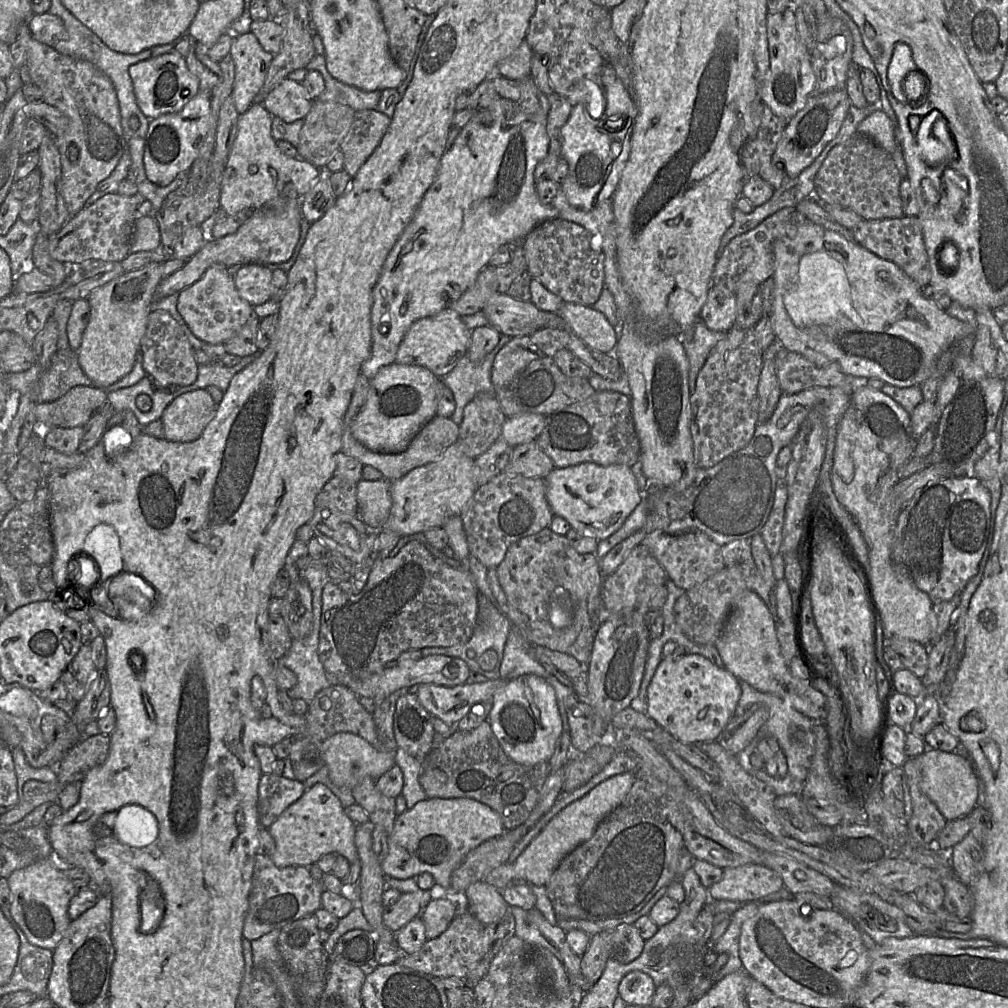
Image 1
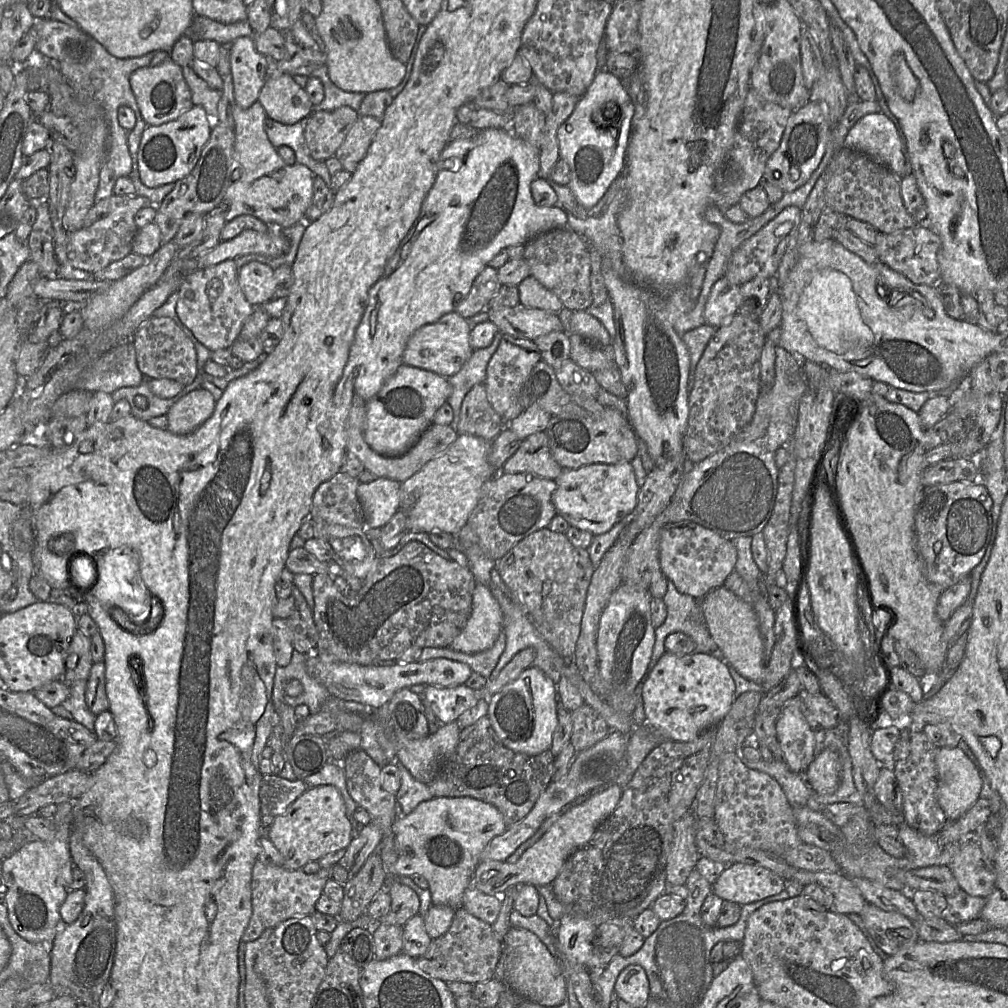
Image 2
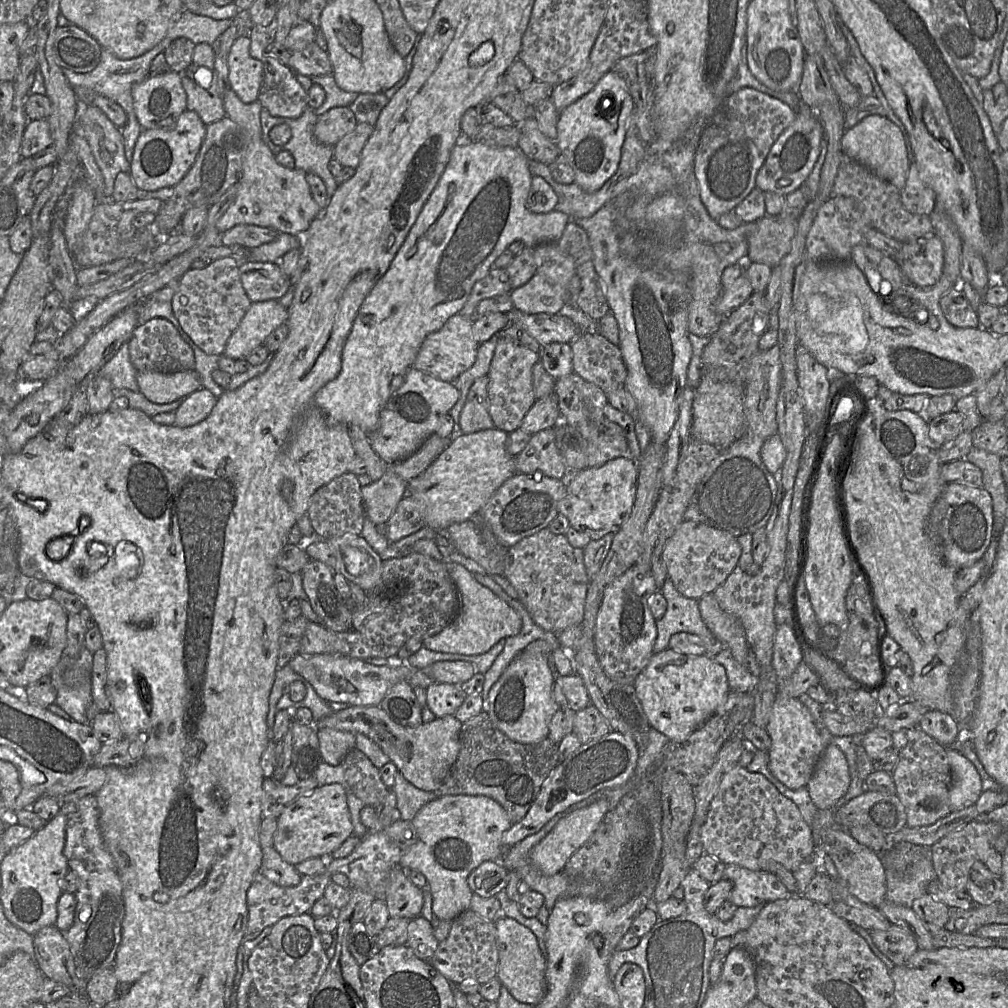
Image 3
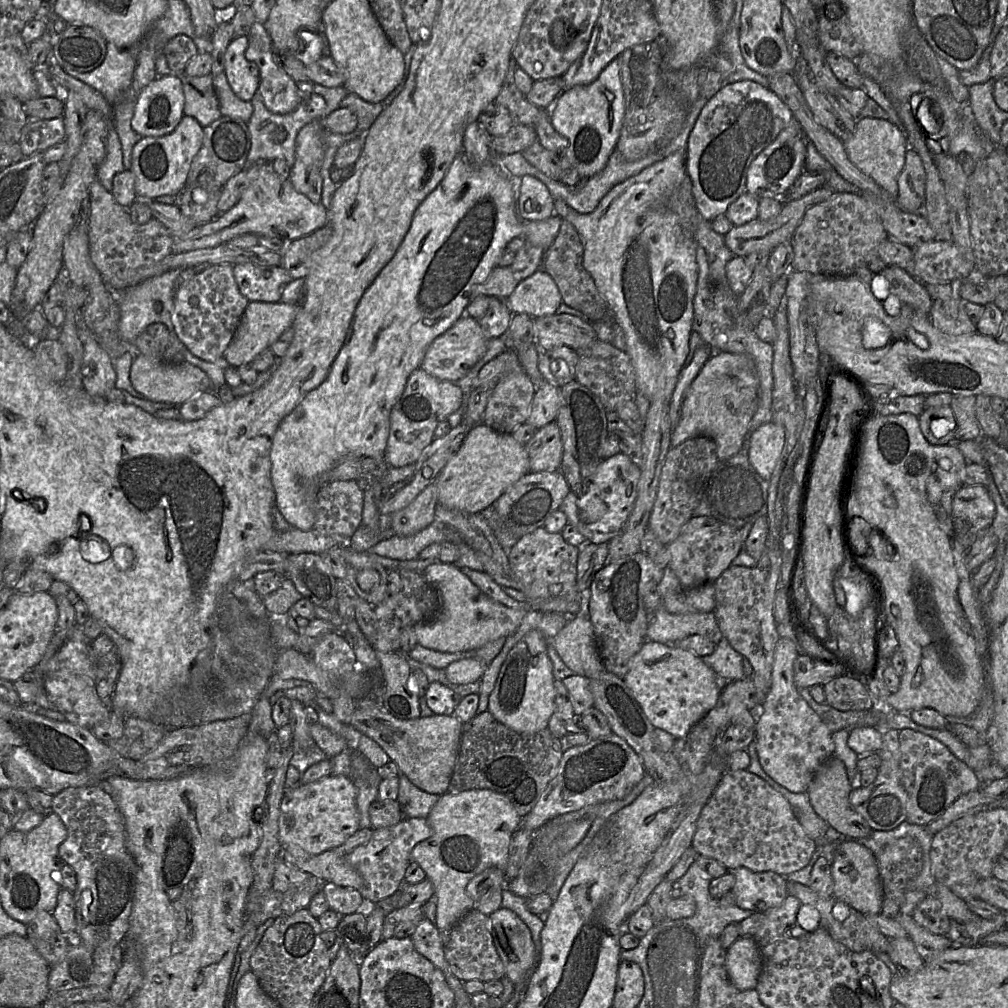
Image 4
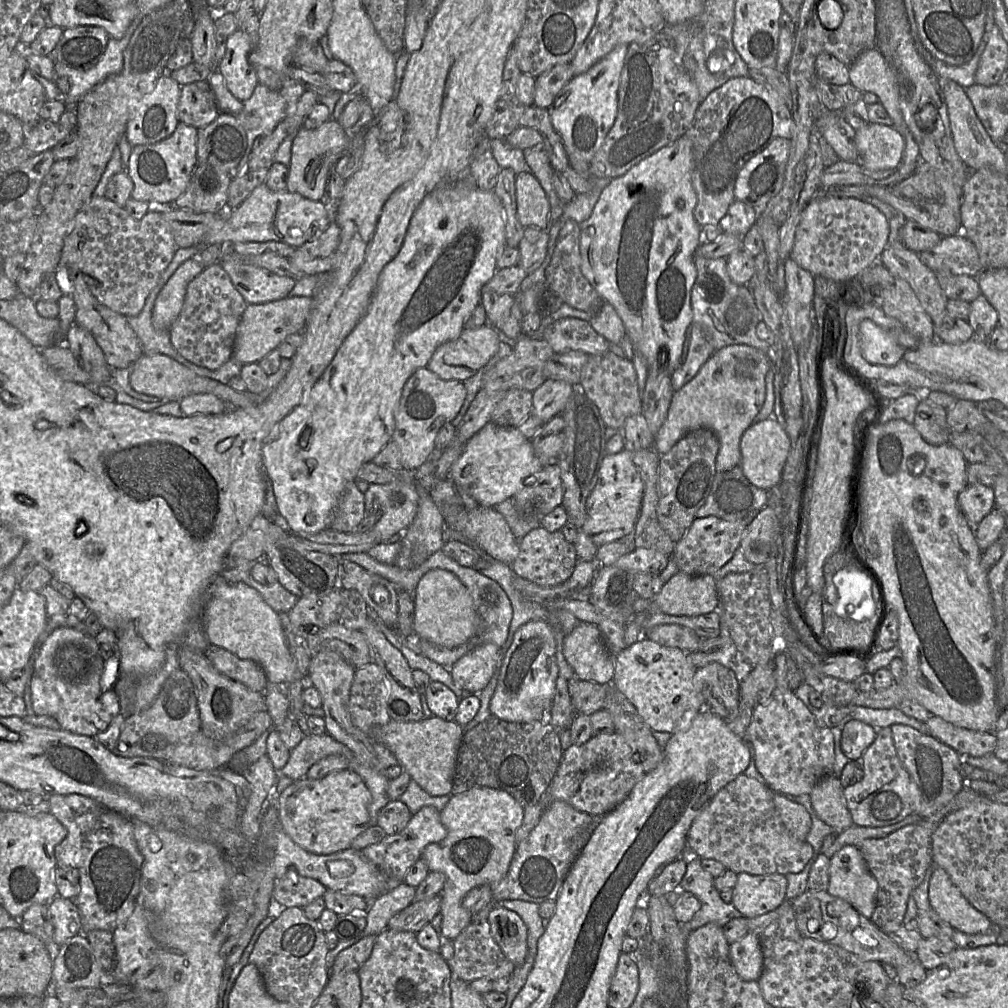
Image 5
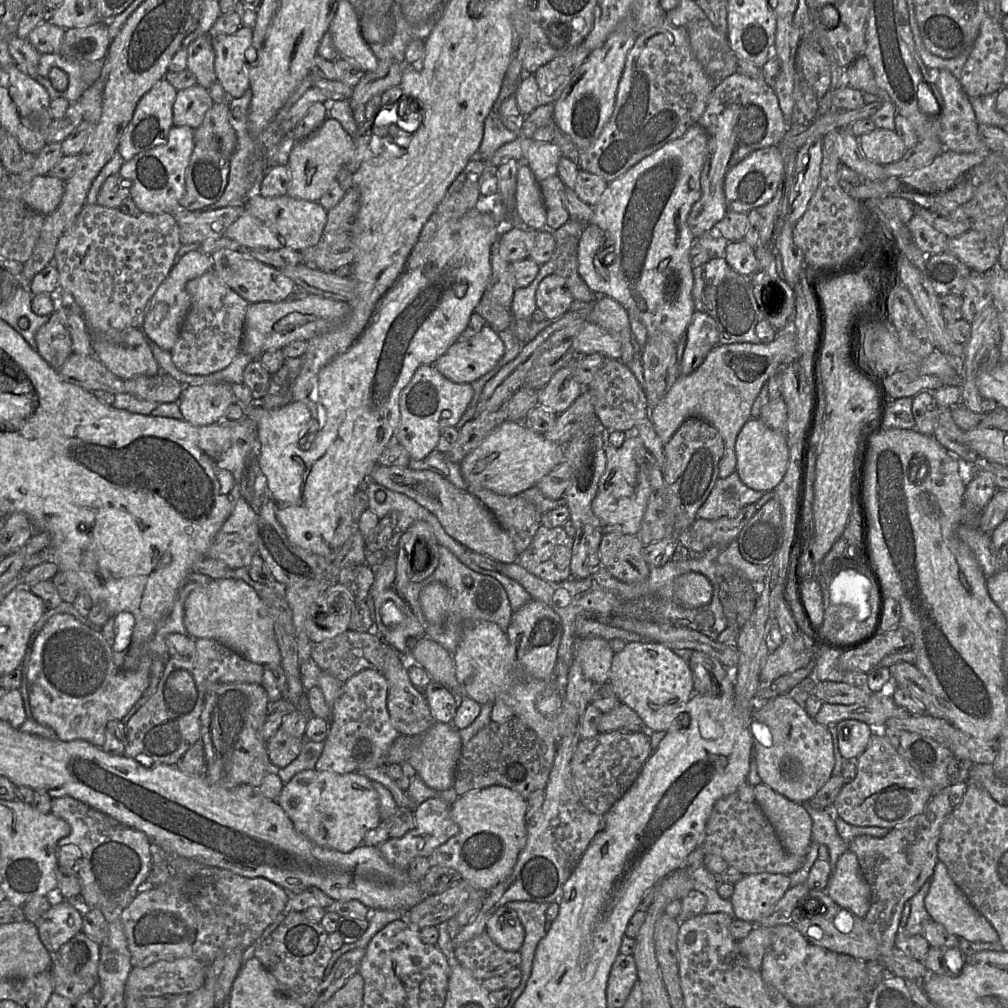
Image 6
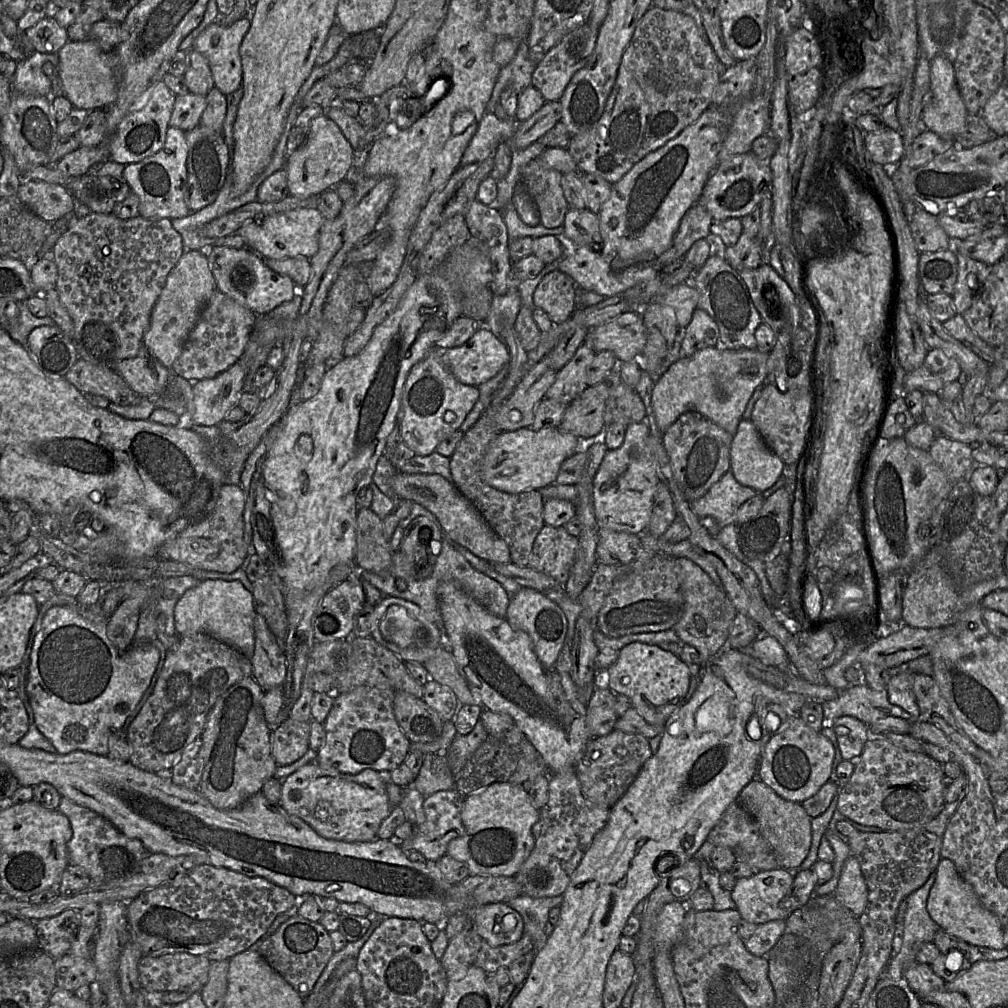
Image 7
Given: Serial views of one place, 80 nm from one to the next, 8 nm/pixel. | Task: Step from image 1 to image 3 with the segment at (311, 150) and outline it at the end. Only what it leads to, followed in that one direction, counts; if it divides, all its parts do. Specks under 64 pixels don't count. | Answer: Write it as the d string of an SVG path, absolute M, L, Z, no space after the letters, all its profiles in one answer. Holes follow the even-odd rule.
M335 107L317 117L313 134L318 142L334 147L356 125L356 117L349 107Z

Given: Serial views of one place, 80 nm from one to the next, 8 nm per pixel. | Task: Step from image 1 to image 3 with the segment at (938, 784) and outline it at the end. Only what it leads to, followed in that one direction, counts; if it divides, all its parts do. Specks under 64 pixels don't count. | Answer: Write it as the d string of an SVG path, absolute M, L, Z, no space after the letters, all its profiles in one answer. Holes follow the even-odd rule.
M945 746L951 768L951 811L974 805L982 793L982 780L974 764L955 746Z

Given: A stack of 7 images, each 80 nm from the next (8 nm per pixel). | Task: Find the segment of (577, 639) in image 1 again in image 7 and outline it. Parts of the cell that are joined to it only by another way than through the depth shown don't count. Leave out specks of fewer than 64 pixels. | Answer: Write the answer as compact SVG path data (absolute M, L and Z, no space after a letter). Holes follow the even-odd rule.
M545 524L534 540L528 566L565 585L578 544L578 536L569 534L564 526Z

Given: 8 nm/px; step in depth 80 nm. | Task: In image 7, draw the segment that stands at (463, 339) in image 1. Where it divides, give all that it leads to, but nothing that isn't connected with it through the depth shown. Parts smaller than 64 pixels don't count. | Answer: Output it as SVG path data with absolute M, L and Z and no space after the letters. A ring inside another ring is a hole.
M485 324L462 345L439 351L442 363L459 382L476 387L510 361L505 344Z

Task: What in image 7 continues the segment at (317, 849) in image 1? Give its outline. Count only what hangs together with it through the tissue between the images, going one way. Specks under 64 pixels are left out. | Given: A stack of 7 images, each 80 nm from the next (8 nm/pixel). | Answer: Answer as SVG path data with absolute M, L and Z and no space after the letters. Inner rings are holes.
M311 762L281 781L280 805L326 839L344 842L377 839L381 823L393 810L386 784L380 773L373 769L344 774L334 768L322 768L316 762Z

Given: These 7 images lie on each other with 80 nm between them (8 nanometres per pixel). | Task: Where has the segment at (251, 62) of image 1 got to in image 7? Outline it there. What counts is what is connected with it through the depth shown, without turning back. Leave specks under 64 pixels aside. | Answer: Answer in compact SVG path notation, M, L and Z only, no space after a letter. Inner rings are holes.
M249 18L229 26L218 20L206 27L194 40L192 49L208 61L214 85L225 95L242 85L242 67L239 55L241 42L251 26Z

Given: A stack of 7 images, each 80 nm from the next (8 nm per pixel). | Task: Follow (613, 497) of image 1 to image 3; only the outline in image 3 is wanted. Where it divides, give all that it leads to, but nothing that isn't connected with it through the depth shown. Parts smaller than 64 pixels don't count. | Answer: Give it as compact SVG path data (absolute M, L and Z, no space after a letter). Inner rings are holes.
M619 457L597 467L586 468L567 476L566 495L558 502L558 512L567 517L575 530L586 533L591 540L598 540L608 533L615 533L631 513L636 493L638 472L636 462L630 457Z

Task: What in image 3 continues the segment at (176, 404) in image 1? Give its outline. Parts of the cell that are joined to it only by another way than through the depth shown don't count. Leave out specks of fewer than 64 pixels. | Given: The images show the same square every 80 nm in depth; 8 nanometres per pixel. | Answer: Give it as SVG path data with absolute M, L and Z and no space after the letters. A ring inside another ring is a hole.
M204 387L187 396L174 411L178 427L188 427L204 420L215 406L218 398Z

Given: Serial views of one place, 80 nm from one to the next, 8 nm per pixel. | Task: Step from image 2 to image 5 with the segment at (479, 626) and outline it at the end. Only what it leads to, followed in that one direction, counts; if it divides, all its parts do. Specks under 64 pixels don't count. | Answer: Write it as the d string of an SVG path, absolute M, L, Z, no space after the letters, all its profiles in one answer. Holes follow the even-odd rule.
M444 569L426 572L418 582L414 593L413 631L420 640L454 648L466 643L479 631L479 616L473 599L459 578Z

